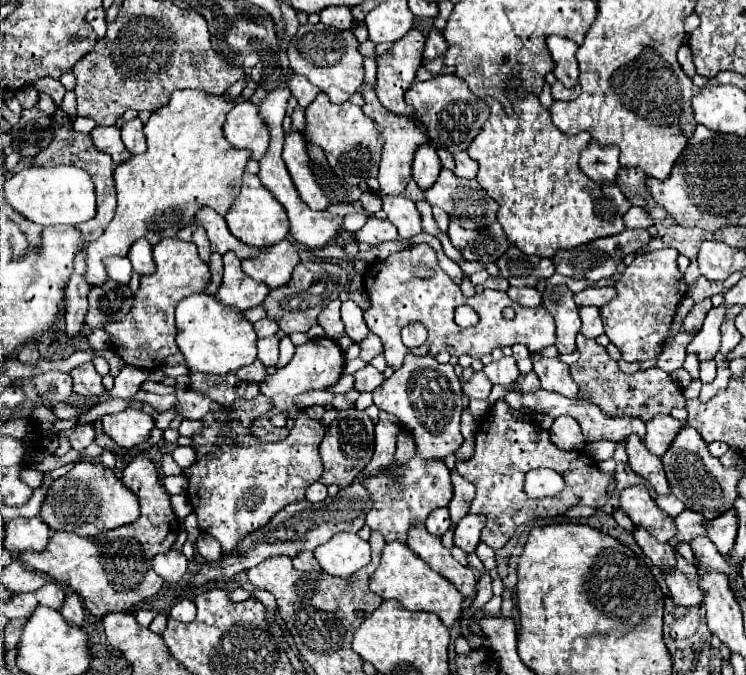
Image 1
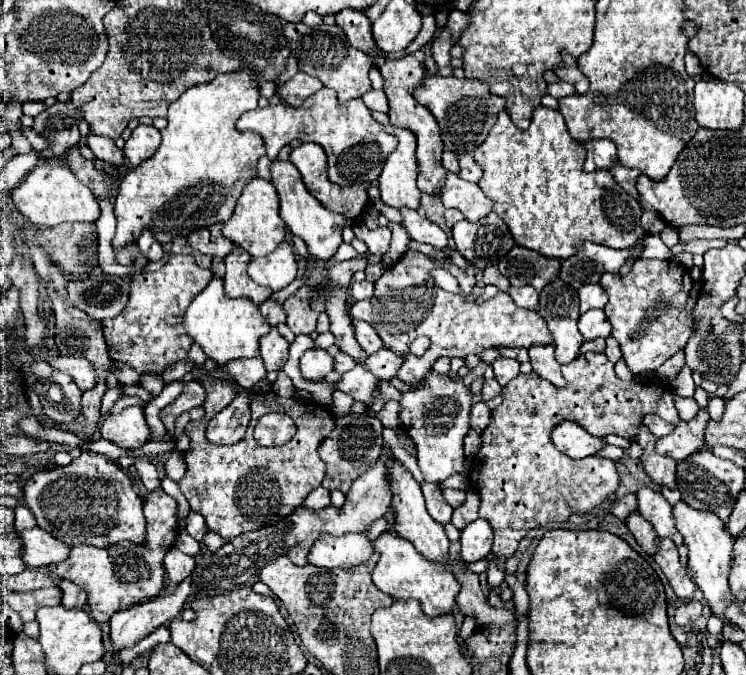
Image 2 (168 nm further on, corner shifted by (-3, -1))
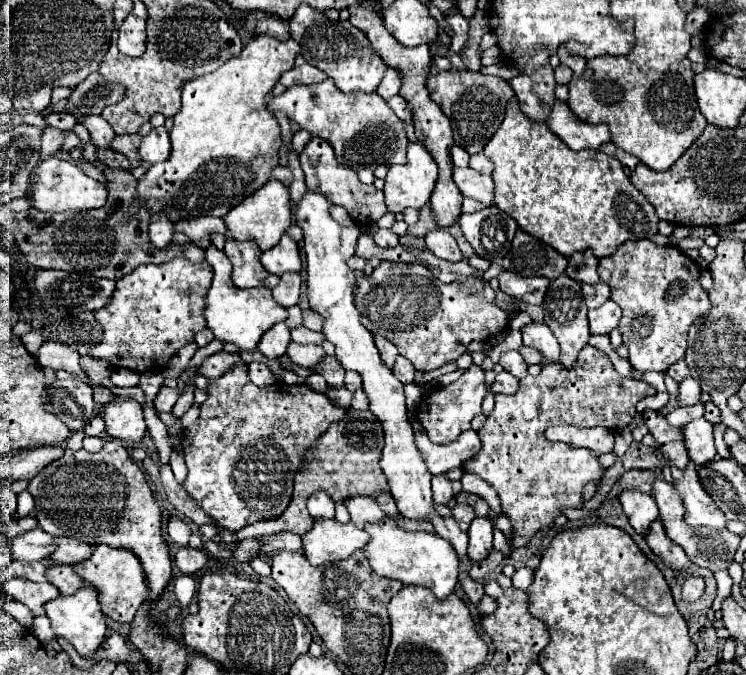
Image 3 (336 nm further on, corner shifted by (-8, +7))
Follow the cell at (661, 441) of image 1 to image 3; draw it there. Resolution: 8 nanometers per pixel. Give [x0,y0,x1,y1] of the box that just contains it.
[682,418,716,466]

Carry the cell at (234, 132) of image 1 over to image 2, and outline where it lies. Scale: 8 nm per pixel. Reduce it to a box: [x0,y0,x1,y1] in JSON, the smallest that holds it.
[239,88,395,186]

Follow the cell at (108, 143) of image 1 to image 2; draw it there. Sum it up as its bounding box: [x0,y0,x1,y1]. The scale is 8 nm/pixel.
[87,132,123,164]

